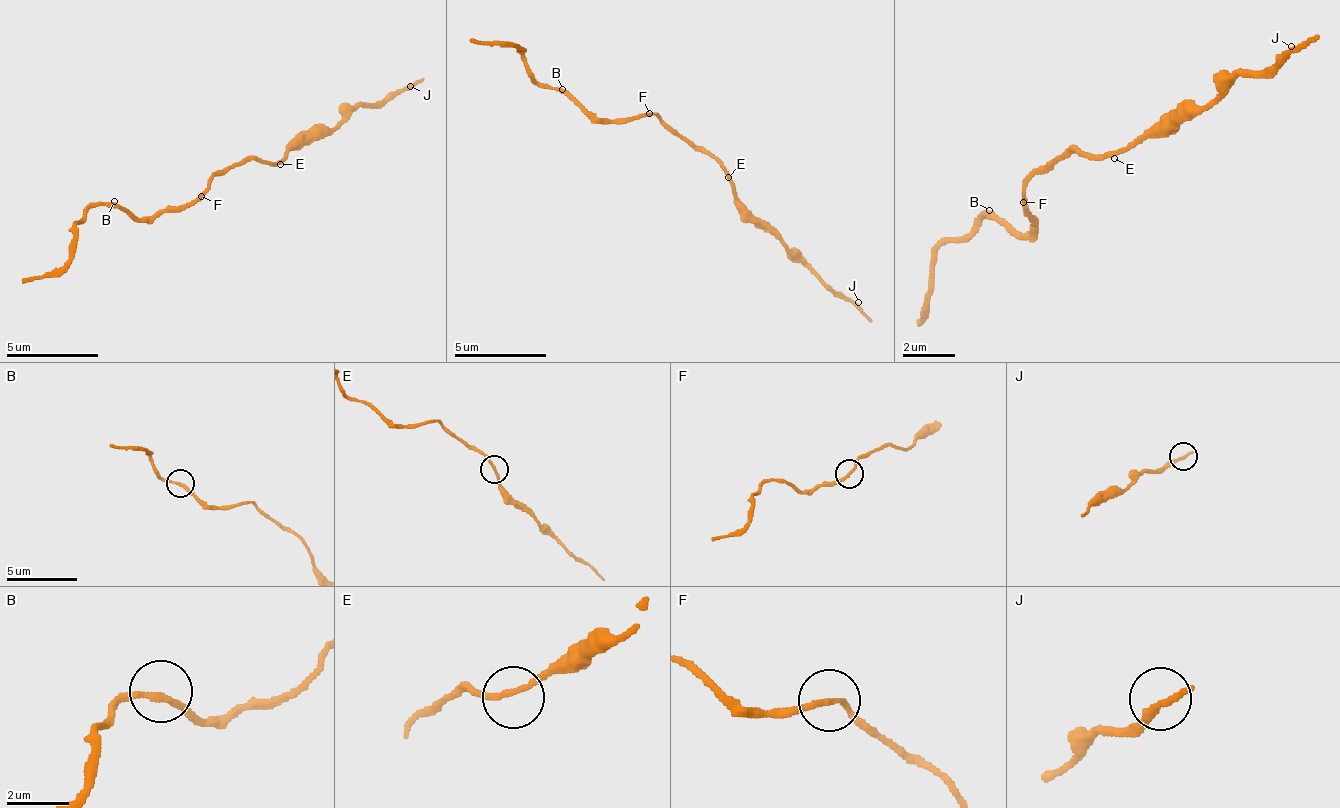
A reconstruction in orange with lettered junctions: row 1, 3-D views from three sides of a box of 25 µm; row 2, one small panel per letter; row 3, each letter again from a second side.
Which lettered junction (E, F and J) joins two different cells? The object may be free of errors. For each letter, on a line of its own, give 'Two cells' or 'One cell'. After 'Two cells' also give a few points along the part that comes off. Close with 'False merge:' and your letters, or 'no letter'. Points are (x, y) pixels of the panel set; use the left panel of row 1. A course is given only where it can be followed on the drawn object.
E: One cell
F: One cell
J: One cell
False merge: no letter

